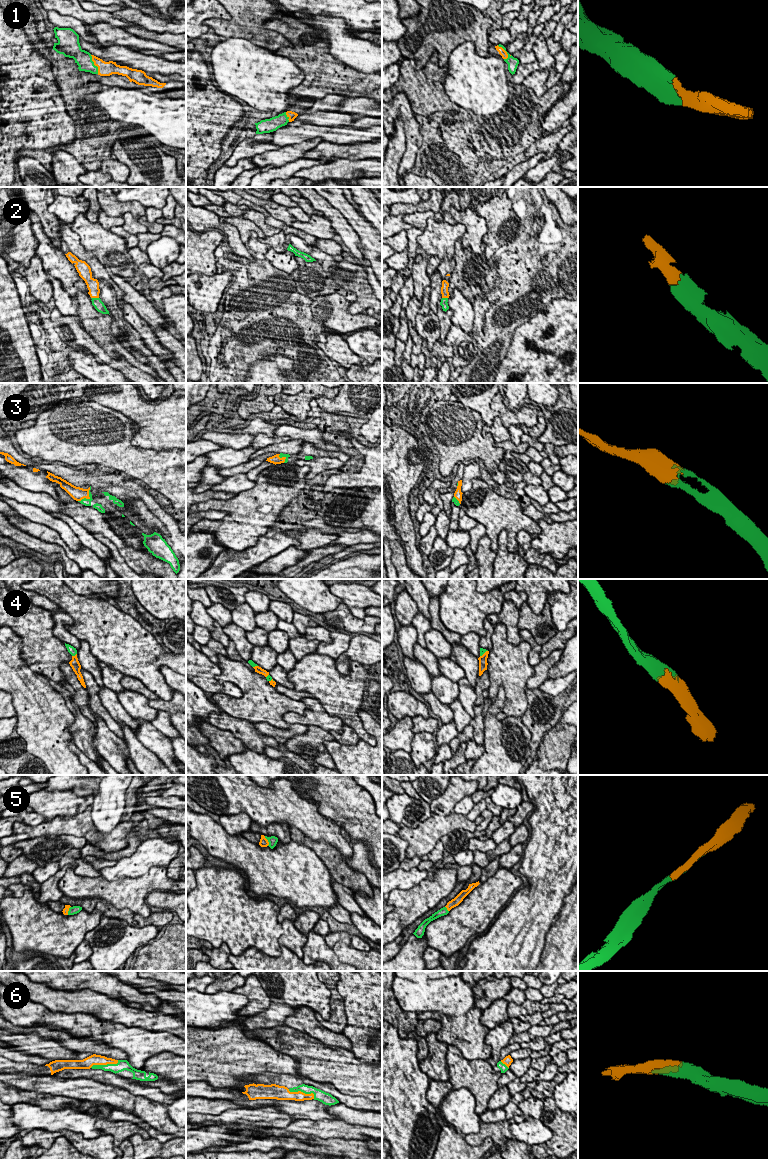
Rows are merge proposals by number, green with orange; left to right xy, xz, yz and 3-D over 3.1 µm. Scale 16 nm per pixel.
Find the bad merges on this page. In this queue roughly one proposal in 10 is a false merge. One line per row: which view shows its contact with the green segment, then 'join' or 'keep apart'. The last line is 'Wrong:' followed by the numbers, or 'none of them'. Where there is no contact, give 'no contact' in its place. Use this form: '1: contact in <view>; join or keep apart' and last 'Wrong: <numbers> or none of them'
1: contact in yz; join
2: contact in xy; join
3: contact in xy; join
4: contact in xy; join
5: contact in xz; join
6: contact in xz; join
Wrong: none of them

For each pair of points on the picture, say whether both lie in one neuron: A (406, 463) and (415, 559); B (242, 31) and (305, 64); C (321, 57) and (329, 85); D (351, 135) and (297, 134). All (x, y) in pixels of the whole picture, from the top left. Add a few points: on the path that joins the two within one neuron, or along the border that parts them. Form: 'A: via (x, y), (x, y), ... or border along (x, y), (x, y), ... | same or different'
A: via (402, 487), (402, 522), (407, 535) | same
B: border along (281, 47), (276, 50) | different
C: via (321, 64), (321, 70), (328, 78) | same
D: via (338, 134), (310, 132) | same

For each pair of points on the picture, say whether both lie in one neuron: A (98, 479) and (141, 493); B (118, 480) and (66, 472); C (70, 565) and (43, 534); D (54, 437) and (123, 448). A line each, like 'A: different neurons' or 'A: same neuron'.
A: same neuron
B: same neuron
C: different neurons
D: same neuron

